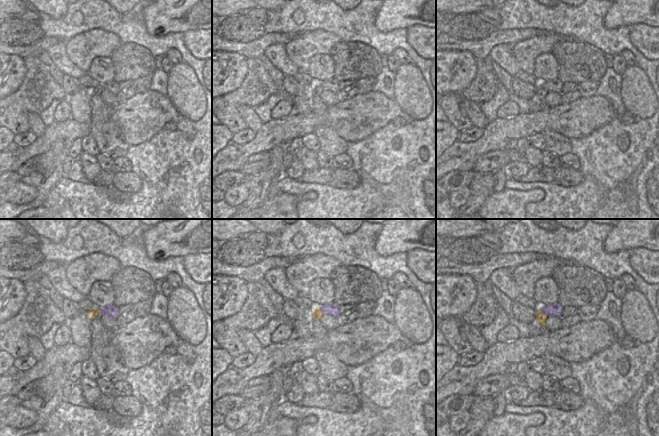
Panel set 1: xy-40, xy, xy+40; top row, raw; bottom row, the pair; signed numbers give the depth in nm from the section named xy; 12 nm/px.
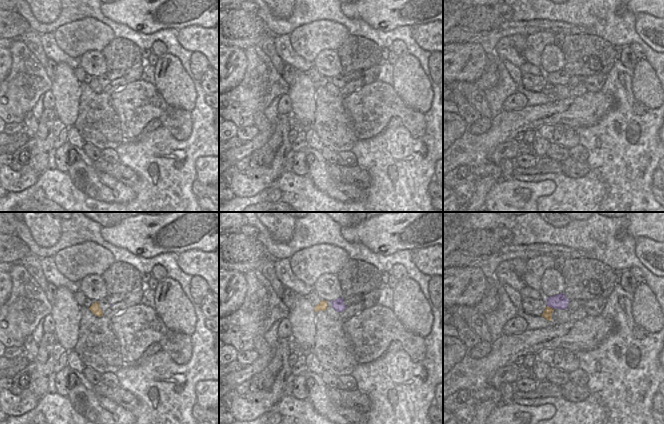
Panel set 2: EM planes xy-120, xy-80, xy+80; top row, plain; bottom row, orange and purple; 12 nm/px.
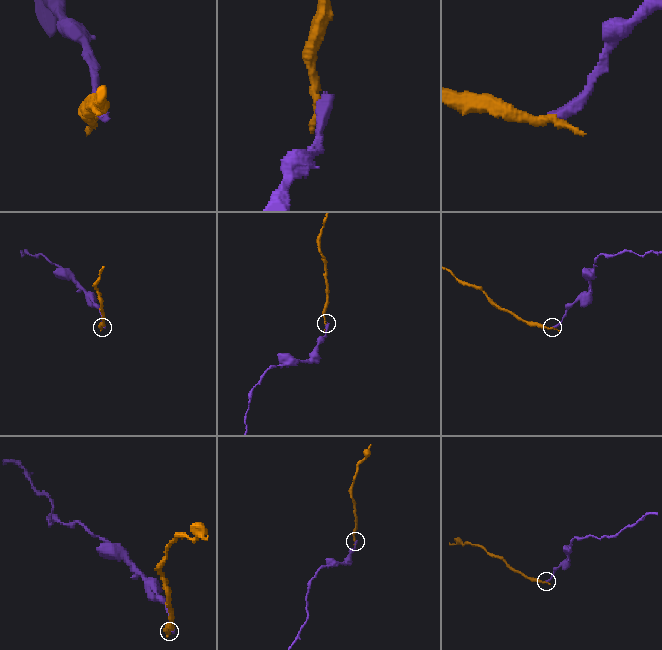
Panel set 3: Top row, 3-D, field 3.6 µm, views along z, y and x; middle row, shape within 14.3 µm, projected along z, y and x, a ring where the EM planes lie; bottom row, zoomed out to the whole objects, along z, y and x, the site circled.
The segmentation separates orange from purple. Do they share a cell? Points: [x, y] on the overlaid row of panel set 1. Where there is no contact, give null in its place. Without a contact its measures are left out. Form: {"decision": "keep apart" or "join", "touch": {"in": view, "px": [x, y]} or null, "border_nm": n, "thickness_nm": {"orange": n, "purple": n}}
{"decision": "keep apart", "touch": {"in": "xy+40", "px": [543, 312]}, "border_nm": 150, "thickness_nm": {"orange": 130, "purple": 150}}

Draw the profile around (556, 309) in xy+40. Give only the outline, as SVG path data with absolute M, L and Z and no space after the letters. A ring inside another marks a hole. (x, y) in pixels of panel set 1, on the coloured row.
M558 302L546 306L541 306L540 309L548 316L556 316L560 318L563 312L563 307Z

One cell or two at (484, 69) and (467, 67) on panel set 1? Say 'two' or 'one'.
two

